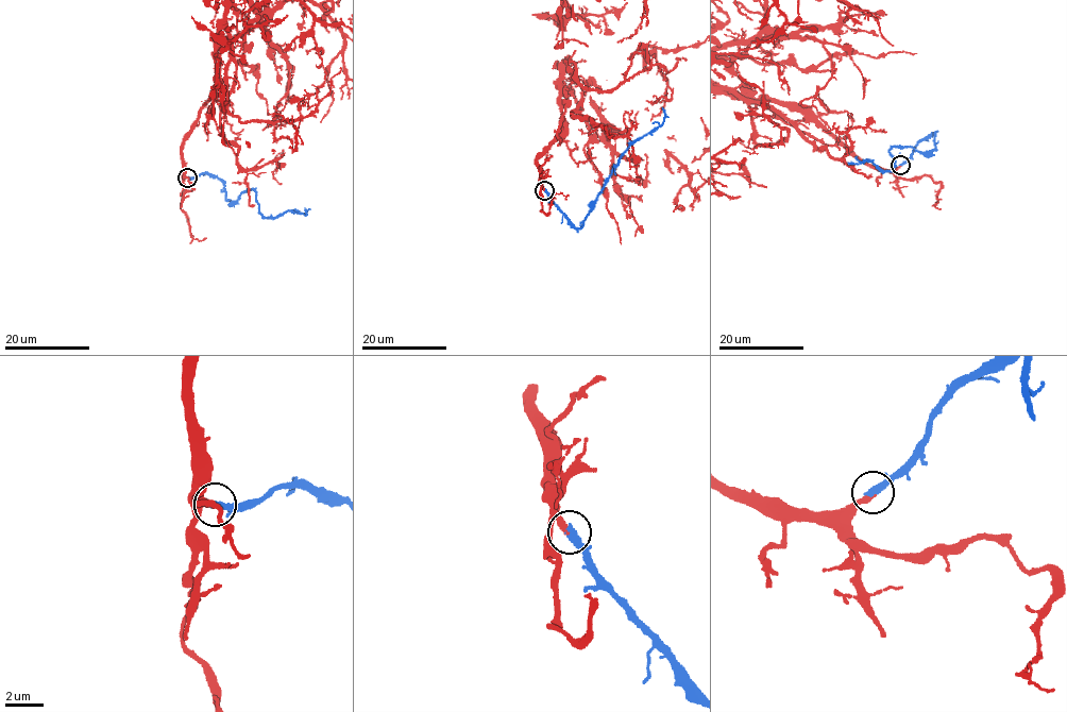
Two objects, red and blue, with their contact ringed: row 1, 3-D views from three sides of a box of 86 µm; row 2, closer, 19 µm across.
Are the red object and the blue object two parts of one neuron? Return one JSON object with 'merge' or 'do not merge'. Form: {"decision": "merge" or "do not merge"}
{"decision": "merge"}

